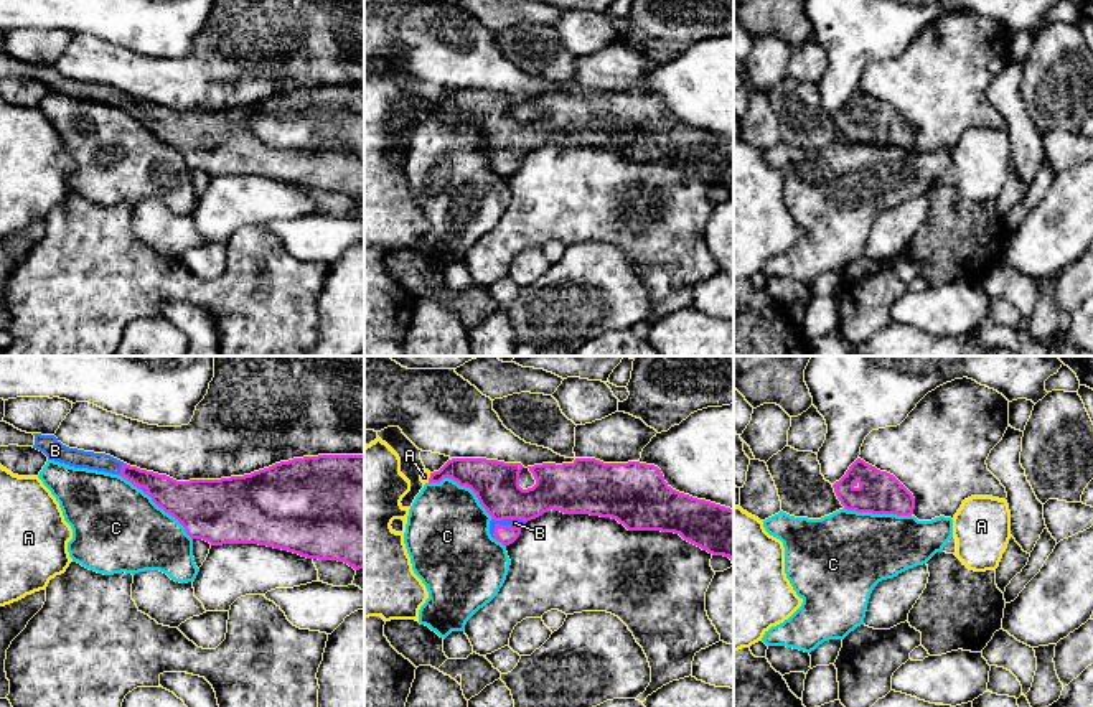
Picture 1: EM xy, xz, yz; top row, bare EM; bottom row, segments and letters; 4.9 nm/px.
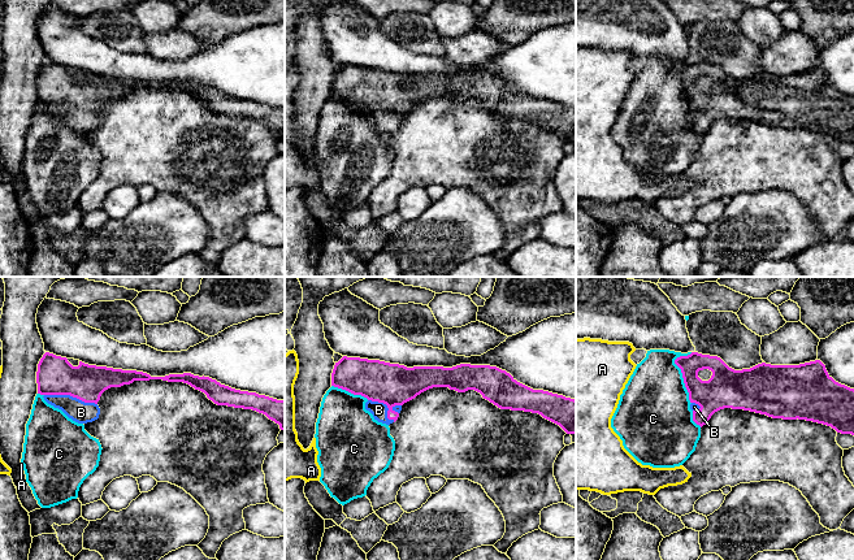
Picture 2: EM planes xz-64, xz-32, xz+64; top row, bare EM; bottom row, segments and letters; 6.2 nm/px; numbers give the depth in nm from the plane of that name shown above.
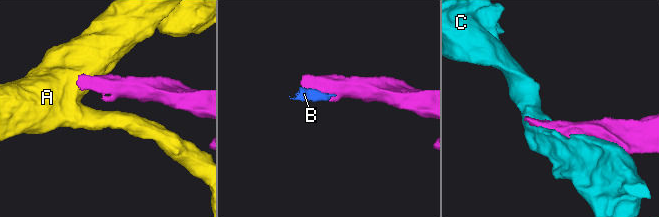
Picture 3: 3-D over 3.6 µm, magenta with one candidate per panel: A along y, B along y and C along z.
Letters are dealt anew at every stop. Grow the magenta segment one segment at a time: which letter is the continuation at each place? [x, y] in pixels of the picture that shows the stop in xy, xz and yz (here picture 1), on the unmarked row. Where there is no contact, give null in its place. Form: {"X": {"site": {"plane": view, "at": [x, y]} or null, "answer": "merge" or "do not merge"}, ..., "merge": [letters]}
{"A": {"site": {"plane": "xz", "at": [429, 109]}, "answer": "do not merge"}, "B": {"site": {"plane": "xz", "at": [505, 149]}, "answer": "merge"}, "C": {"site": {"plane": "xy", "at": [157, 135]}, "answer": "do not merge"}, "merge": ["B"]}

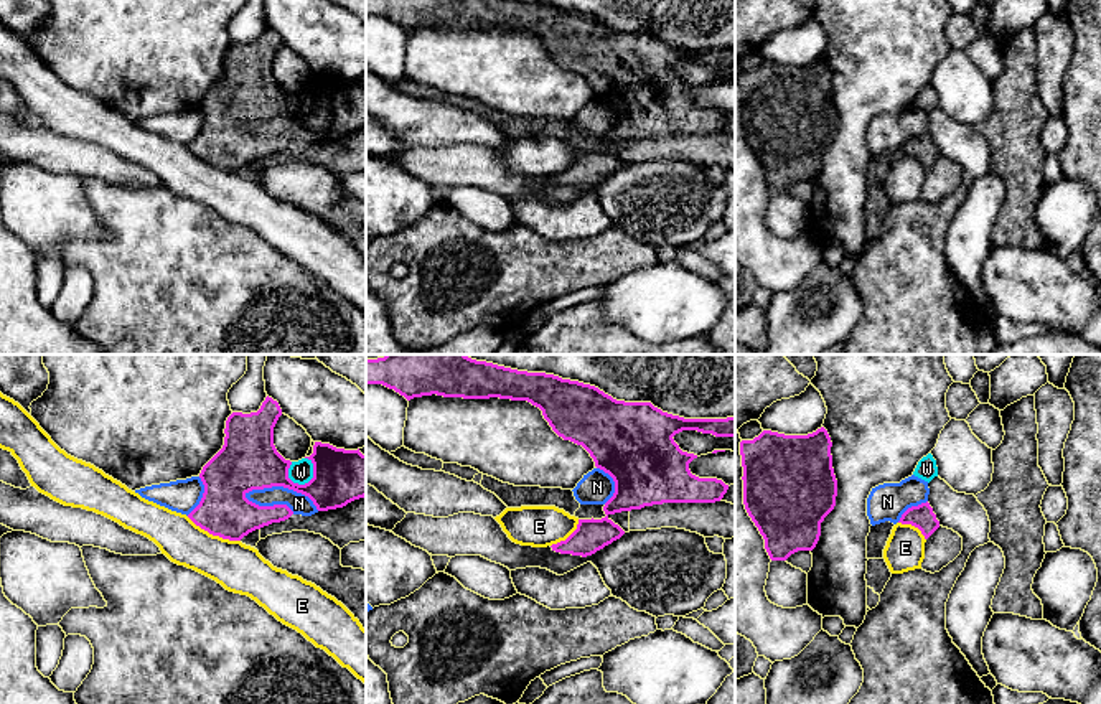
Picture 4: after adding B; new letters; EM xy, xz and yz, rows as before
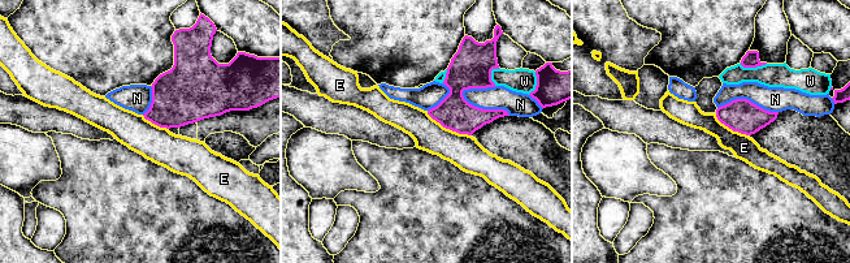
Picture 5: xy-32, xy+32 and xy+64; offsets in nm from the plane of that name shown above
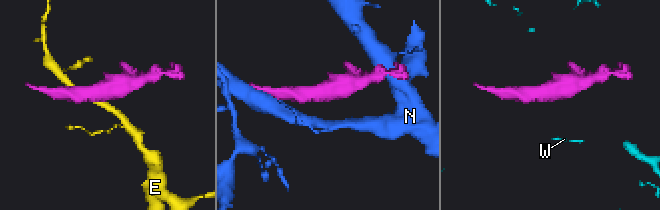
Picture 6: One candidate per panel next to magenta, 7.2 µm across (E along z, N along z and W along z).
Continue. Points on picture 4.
{"E": {"site": {"plane": "xy", "at": [213, 165]}, "answer": "do not merge"}, "N": {"site": {"plane": "xy", "at": [282, 116]}, "answer": "do not merge"}, "W": {"site": {"plane": "xy", "at": [313, 107]}, "answer": "do not merge"}, "merge": []}

